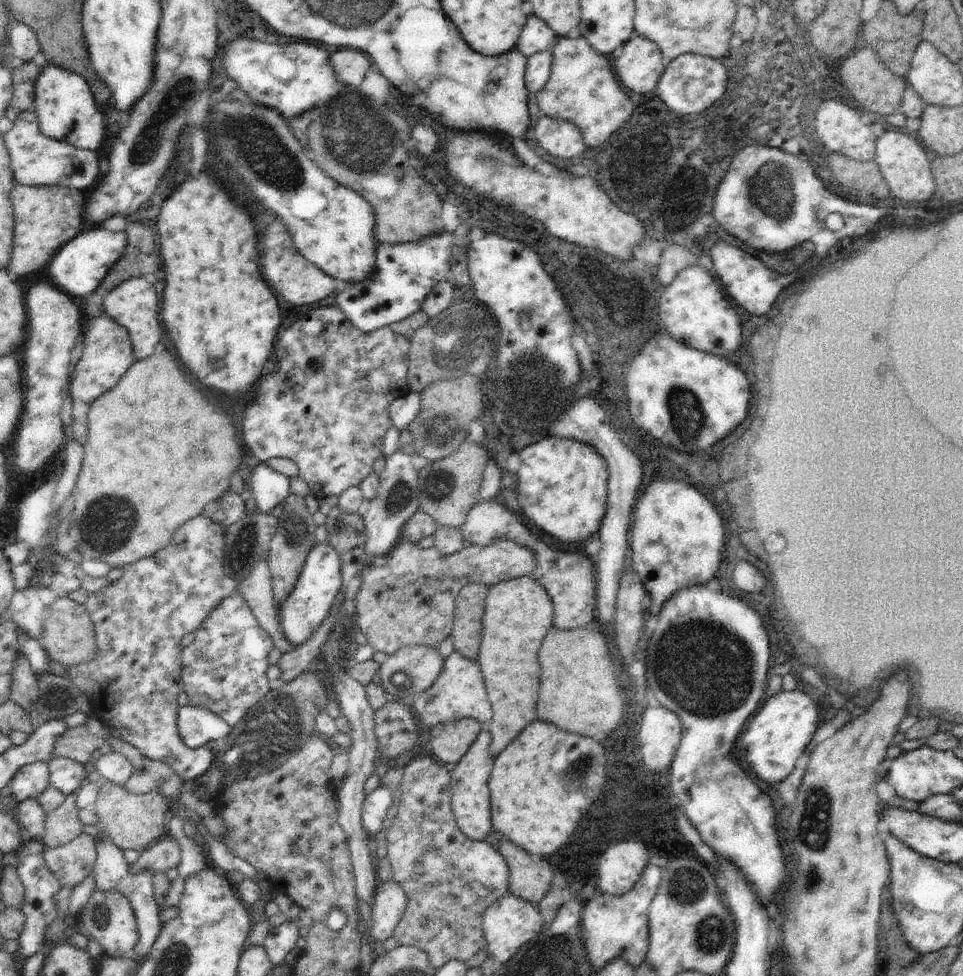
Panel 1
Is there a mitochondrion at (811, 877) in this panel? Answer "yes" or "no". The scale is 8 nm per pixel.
yes

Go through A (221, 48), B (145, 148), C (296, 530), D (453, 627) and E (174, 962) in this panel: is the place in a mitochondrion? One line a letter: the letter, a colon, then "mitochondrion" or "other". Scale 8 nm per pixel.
A: other
B: mitochondrion
C: mitochondrion
D: other
E: mitochondrion

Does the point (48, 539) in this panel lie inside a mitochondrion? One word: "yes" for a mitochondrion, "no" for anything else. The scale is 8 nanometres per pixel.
yes

